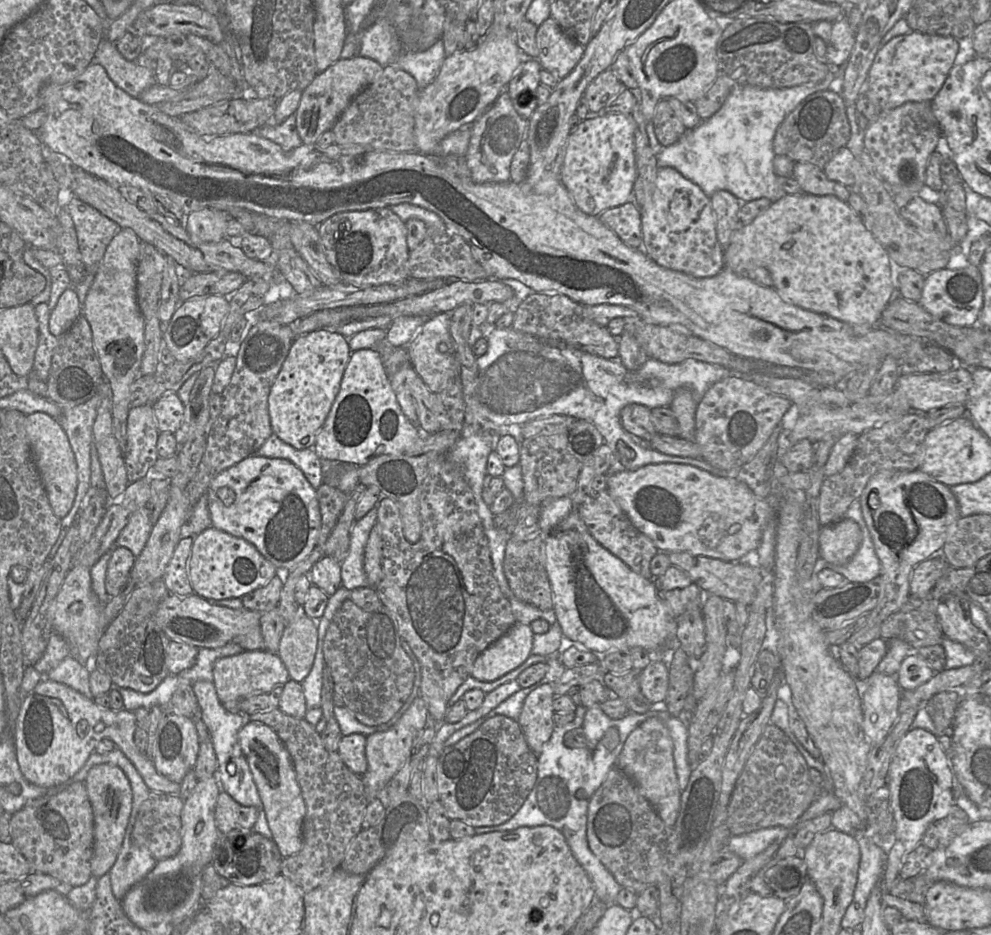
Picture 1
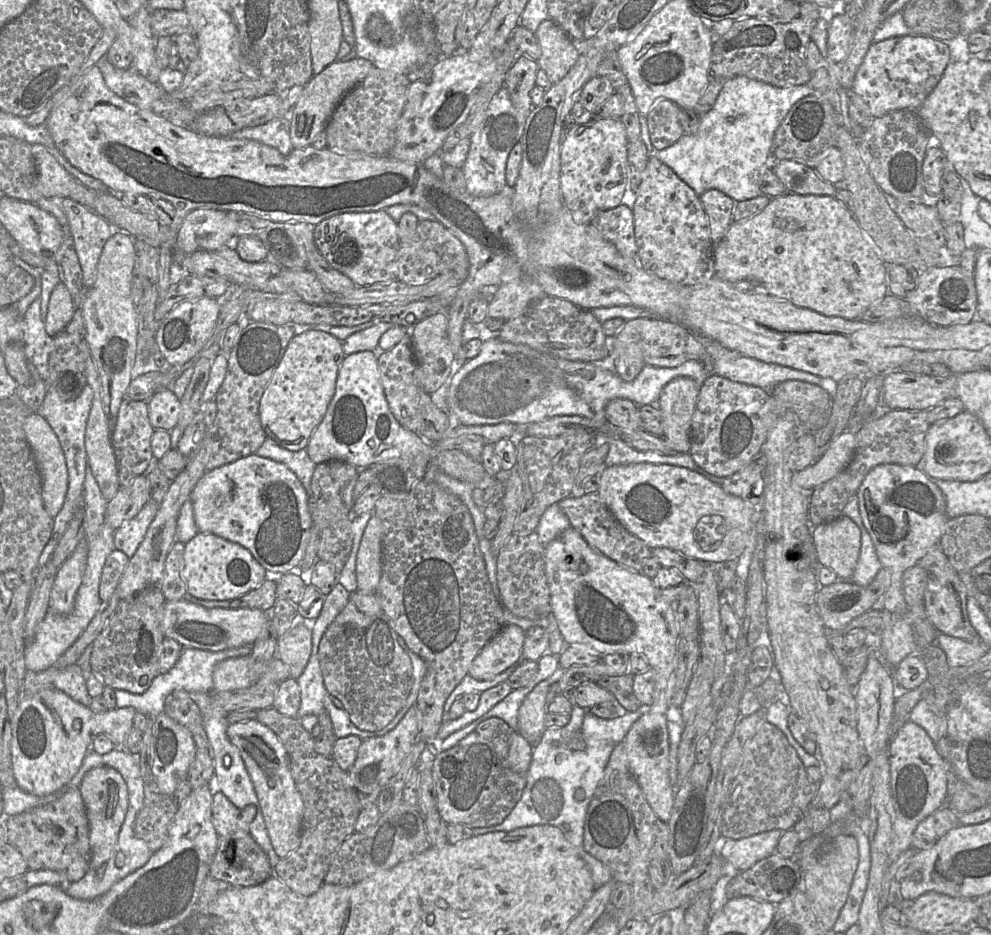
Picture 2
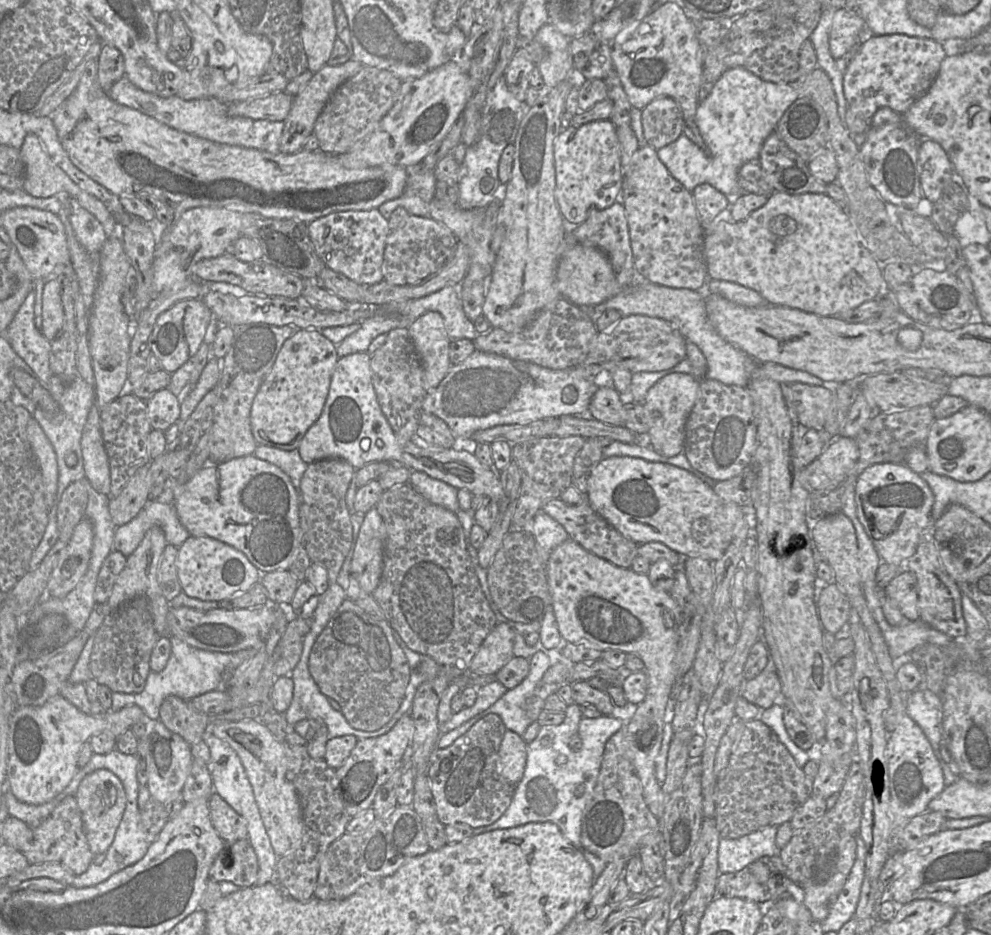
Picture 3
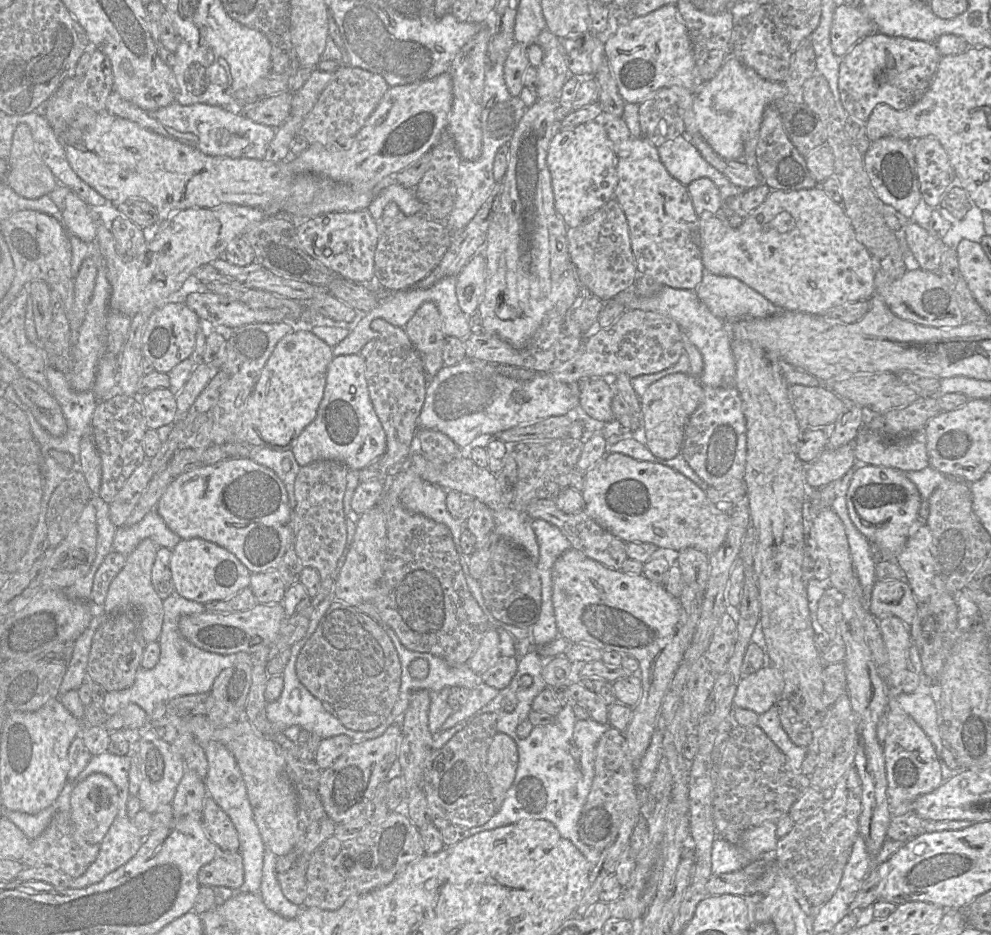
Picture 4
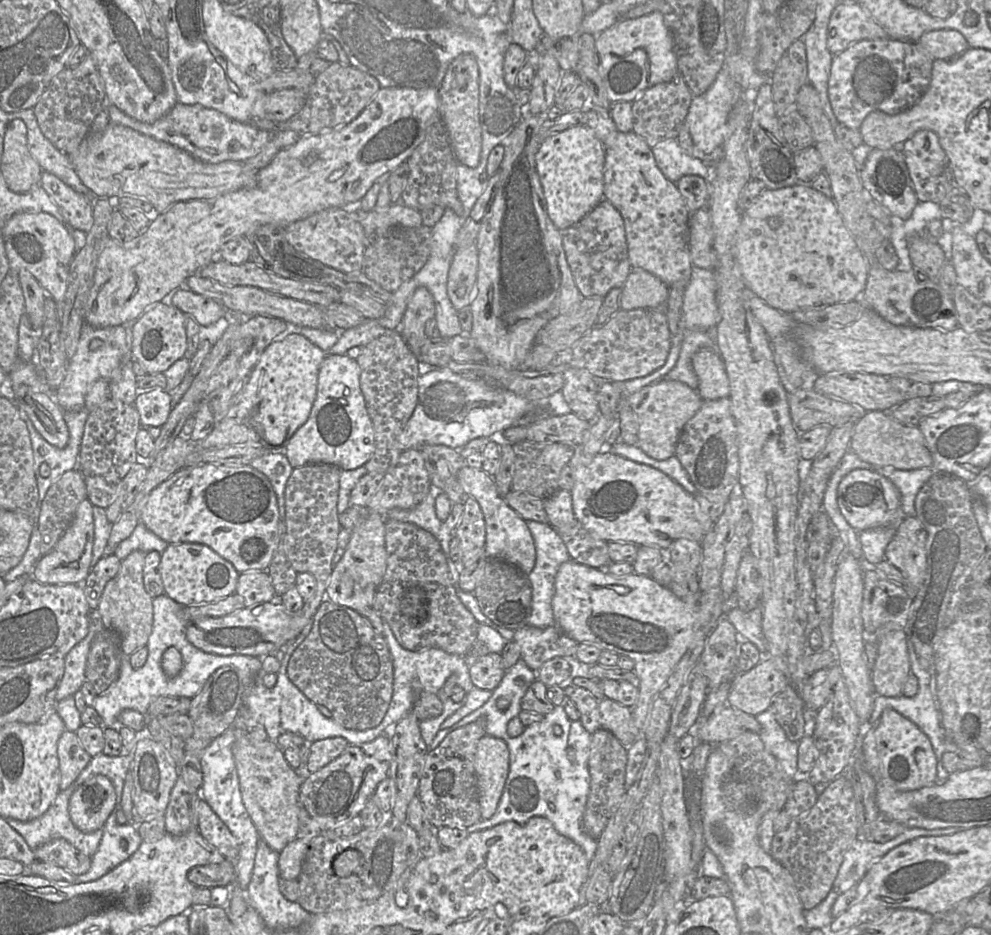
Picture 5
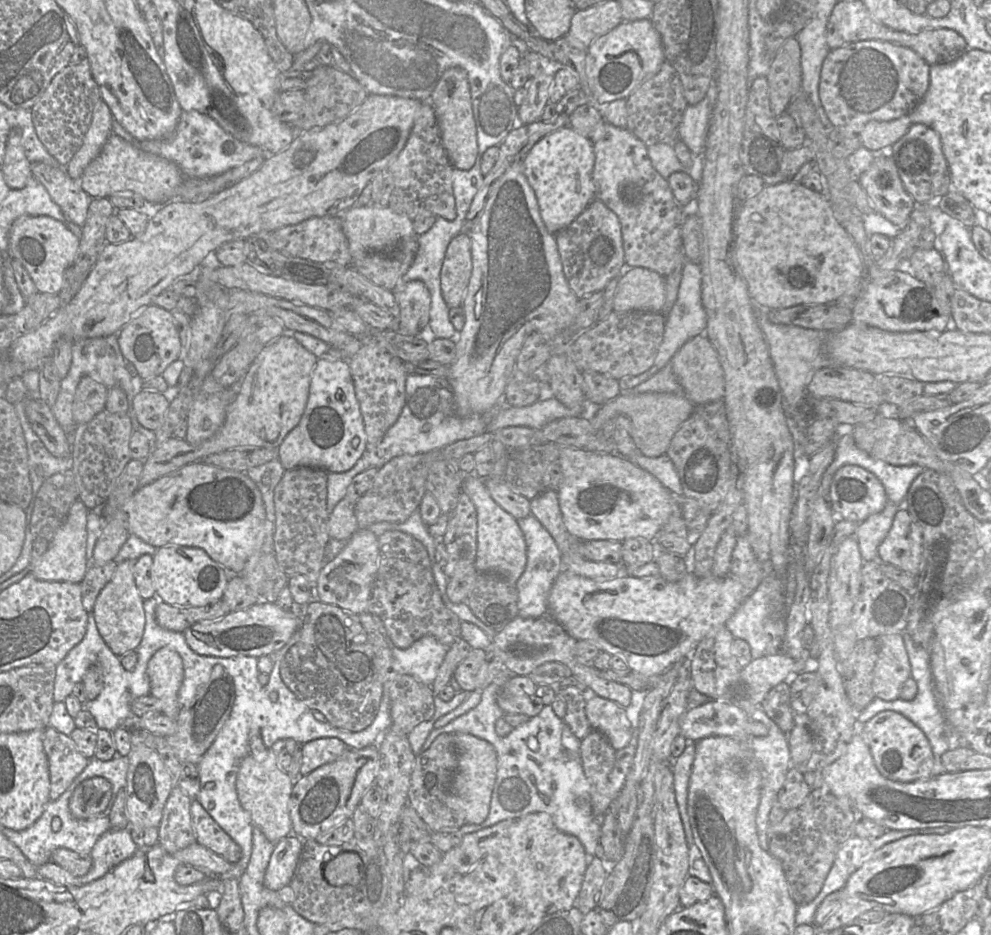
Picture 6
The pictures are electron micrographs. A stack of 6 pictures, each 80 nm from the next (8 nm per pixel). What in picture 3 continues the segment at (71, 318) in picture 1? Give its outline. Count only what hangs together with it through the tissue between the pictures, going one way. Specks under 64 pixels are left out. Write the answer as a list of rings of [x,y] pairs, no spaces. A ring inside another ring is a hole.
[[[57,280],[47,281],[42,294],[42,334],[53,340],[62,329],[65,313],[61,299],[61,285]]]

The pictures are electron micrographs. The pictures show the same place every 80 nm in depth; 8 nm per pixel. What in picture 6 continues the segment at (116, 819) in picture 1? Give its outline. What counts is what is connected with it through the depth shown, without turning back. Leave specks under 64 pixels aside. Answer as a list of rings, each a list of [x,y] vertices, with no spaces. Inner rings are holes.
[[[93,777],[78,785],[69,800],[77,819],[89,819],[103,813],[112,798],[112,784],[103,777]]]

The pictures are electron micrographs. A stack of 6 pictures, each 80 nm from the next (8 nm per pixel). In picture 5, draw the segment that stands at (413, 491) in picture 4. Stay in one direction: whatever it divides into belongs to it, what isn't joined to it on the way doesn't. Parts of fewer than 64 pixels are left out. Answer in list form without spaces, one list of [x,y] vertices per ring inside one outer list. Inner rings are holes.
[[[431,489],[426,497],[416,506],[410,509],[391,509],[385,513],[385,522],[393,519],[400,522],[409,522],[430,532],[439,541],[443,552],[448,557],[450,542],[452,539],[451,531],[441,521],[435,512],[435,499],[437,492]]]

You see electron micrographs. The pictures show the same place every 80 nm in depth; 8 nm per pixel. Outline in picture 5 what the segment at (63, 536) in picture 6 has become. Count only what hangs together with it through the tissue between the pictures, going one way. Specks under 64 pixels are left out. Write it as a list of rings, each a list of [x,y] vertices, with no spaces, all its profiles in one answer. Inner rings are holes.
[[[87,497],[80,502],[74,518],[55,547],[44,555],[31,577],[45,585],[81,584],[89,574],[94,541],[93,505]]]

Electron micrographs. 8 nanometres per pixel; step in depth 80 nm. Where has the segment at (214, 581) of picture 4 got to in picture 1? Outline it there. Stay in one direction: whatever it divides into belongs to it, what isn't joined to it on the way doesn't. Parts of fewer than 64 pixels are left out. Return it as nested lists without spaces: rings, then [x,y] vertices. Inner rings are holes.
[[[212,526],[194,537],[186,566],[193,593],[208,600],[242,598],[266,585],[277,568],[264,558],[254,545]]]

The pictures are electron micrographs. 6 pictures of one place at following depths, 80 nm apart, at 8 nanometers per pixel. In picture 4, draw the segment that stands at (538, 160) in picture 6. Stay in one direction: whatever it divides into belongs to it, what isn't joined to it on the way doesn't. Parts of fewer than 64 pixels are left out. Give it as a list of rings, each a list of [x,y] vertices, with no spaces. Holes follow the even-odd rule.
[[[600,120],[589,121],[567,130],[558,130],[550,141],[547,165],[551,173],[554,206],[567,228],[580,225],[586,218],[614,198],[617,186],[617,162],[611,141]]]

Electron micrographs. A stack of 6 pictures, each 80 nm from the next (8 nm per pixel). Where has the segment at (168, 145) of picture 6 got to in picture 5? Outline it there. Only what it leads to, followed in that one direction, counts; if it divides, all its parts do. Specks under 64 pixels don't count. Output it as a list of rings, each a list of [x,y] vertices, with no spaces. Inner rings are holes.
[[[177,102],[163,117],[153,123],[145,123],[127,115],[115,105],[108,104],[110,122],[129,127],[156,140],[180,148],[195,159],[209,164],[225,161],[245,162],[258,155],[271,139],[271,132],[251,123],[230,119],[225,114],[199,104],[184,105]]]

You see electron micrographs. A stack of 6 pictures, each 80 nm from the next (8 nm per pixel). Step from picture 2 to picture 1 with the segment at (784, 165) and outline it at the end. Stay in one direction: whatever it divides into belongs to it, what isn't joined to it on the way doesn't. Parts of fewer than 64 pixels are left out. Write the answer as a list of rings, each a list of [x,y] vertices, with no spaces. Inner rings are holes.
[[[795,162],[792,178],[806,194],[834,195],[846,202],[851,194],[851,187],[830,180],[821,168],[810,163]]]

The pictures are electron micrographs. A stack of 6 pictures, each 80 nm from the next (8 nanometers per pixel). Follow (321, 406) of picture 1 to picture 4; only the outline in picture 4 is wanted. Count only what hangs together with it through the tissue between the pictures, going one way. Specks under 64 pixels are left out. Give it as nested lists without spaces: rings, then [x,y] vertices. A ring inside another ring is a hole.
[[[292,331],[276,344],[246,400],[242,415],[244,442],[251,447],[291,450],[303,429],[316,417],[323,398],[326,374],[334,355],[312,331]]]

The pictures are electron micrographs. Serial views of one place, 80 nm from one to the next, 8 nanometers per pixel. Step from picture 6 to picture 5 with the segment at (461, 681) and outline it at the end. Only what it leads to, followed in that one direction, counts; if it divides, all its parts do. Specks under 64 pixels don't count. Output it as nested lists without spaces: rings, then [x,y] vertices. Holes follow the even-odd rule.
[[[487,653],[479,657],[470,667],[469,674],[475,687],[493,691],[501,682],[505,669],[500,653]]]

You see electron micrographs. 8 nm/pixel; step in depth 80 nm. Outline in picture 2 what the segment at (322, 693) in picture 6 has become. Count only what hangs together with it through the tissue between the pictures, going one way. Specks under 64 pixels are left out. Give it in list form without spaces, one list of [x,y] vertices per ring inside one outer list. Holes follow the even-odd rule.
[[[348,602],[324,632],[318,647],[323,682],[328,693],[341,701],[350,721],[360,730],[378,731],[387,726],[405,704],[412,684],[412,663],[397,641],[392,622],[383,613],[367,615]]]

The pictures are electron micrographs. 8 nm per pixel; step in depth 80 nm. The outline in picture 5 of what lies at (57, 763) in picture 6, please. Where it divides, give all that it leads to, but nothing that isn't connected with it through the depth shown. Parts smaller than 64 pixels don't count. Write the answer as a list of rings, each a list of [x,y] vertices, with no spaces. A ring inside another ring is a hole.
[[[64,731],[58,740],[57,754],[61,780],[59,789],[67,789],[88,765],[90,756],[82,747],[75,732]]]

